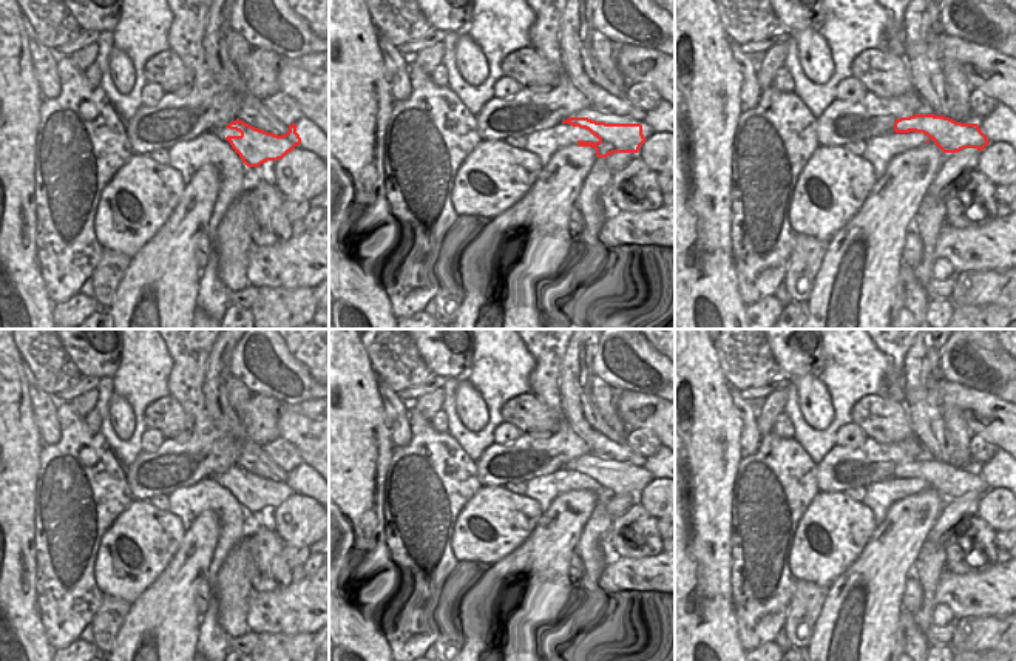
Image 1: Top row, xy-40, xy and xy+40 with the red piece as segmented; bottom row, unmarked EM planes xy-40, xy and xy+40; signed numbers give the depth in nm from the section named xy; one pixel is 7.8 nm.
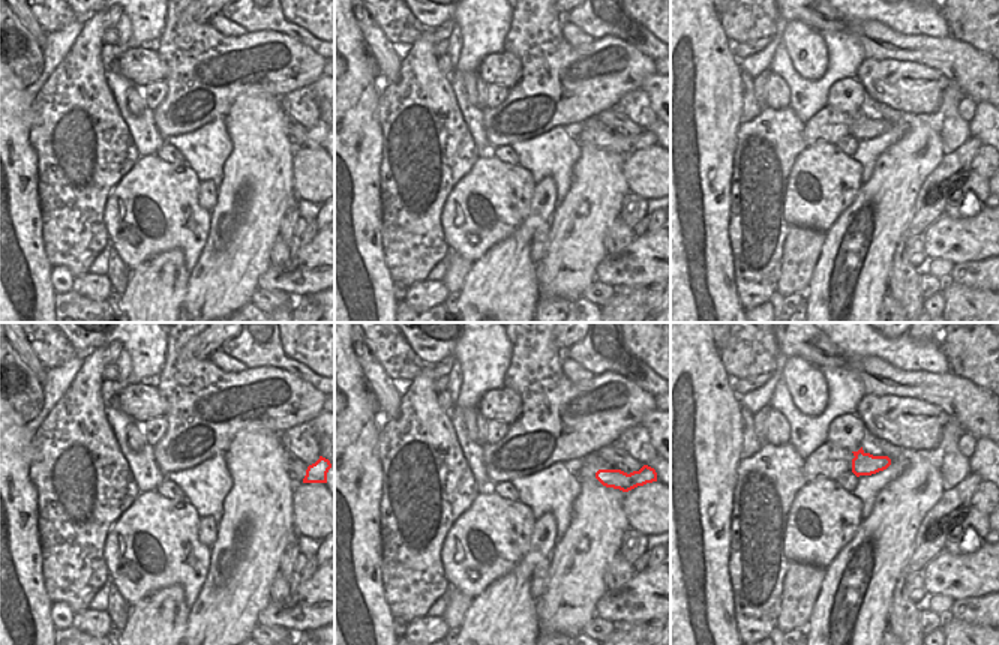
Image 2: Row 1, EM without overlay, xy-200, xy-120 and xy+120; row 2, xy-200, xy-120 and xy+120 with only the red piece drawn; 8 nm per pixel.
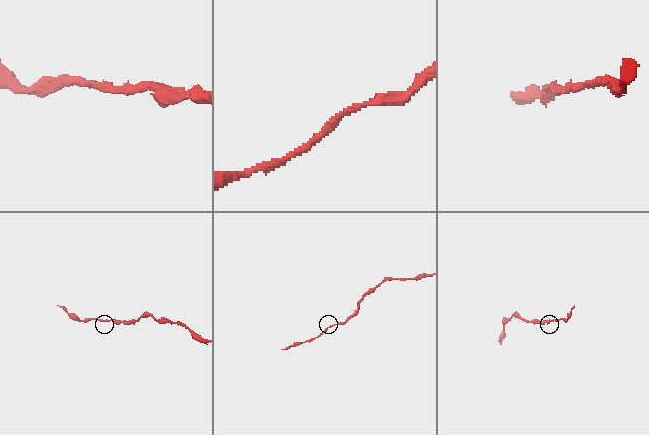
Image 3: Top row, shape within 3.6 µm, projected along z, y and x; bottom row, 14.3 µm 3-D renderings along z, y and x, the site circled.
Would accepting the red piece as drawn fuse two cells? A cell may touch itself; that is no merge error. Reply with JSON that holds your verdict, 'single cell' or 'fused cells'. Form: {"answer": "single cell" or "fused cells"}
{"answer": "single cell"}

